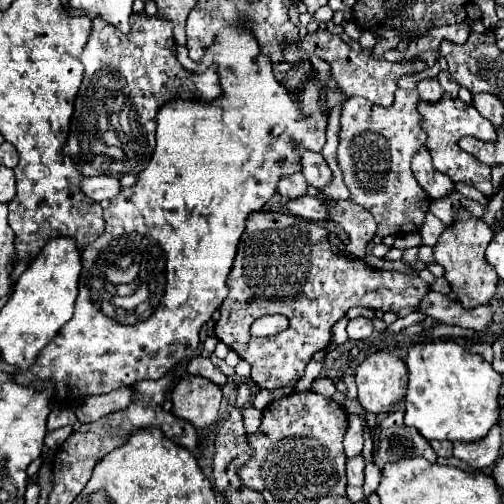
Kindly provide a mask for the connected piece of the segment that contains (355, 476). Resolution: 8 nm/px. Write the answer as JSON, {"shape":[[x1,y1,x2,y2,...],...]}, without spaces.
{"shape":[[357,455,347,461,347,485,361,487,363,485,363,469,365,469,365,459,363,455]]}

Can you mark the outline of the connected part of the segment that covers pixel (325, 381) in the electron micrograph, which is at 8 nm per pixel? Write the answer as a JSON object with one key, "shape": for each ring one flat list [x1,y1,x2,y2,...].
{"shape":[[321,377,321,379,317,379,317,381,313,383,313,389,311,389,311,391,319,393,319,395,323,395,323,397,331,397,331,395,335,393,335,383,333,383,333,379,329,379,329,377]]}

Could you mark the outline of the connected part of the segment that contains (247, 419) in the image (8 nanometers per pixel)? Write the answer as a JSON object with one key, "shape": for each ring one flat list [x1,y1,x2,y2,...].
{"shape":[[255,407,243,409,243,423,245,423,245,431,247,433,257,431,257,427,261,425,261,411,255,409]]}

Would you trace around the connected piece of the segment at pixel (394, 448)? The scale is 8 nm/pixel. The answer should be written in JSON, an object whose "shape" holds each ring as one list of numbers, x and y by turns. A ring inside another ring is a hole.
{"shape":[[395,411,389,413,385,419,377,425,377,453,375,453,375,465,383,469,383,463,401,459,401,455,419,455,435,463,437,455,431,449,429,441,419,435,419,431,403,425,403,413]]}

